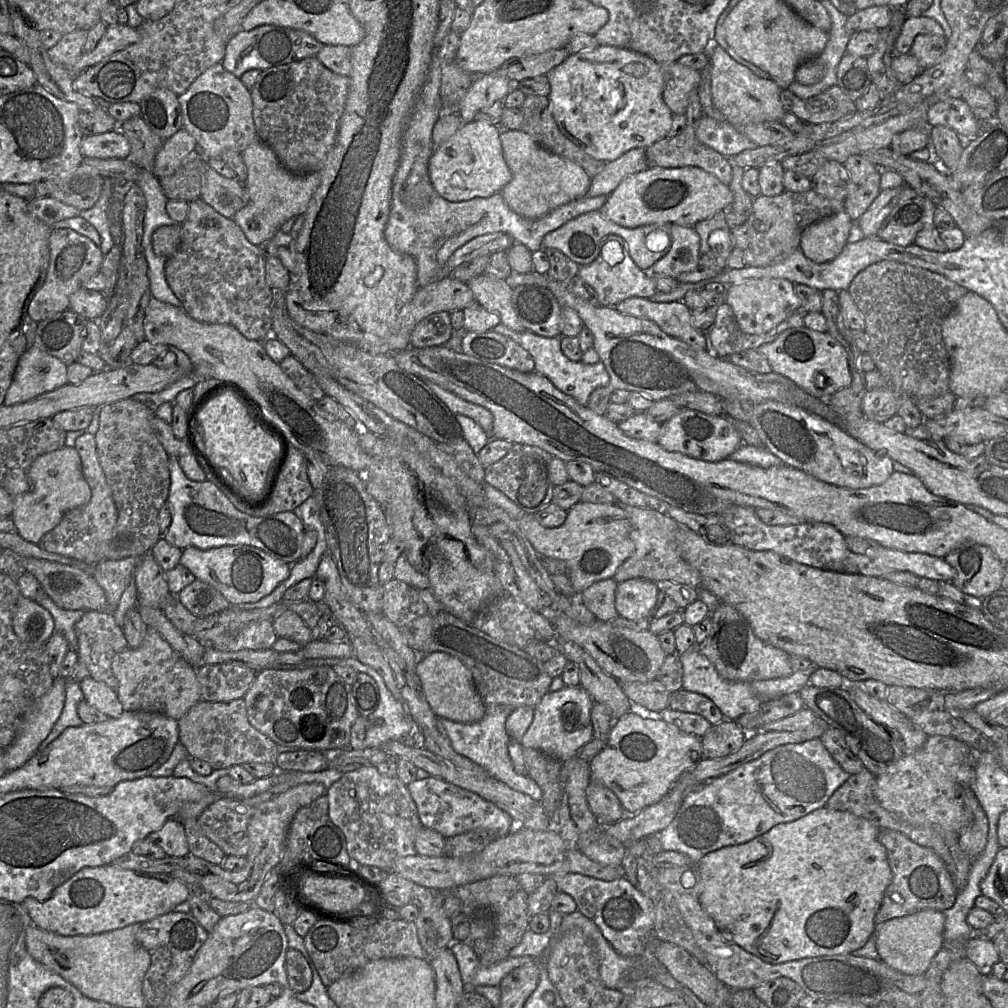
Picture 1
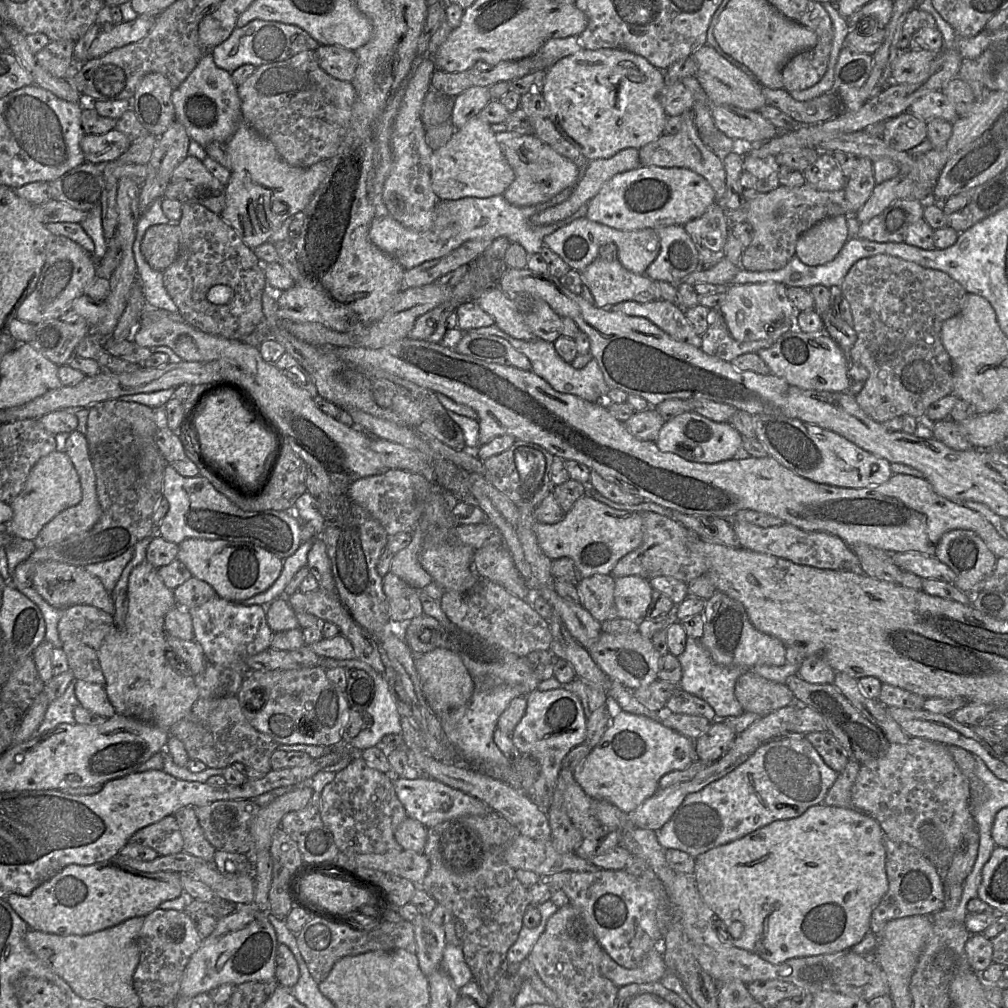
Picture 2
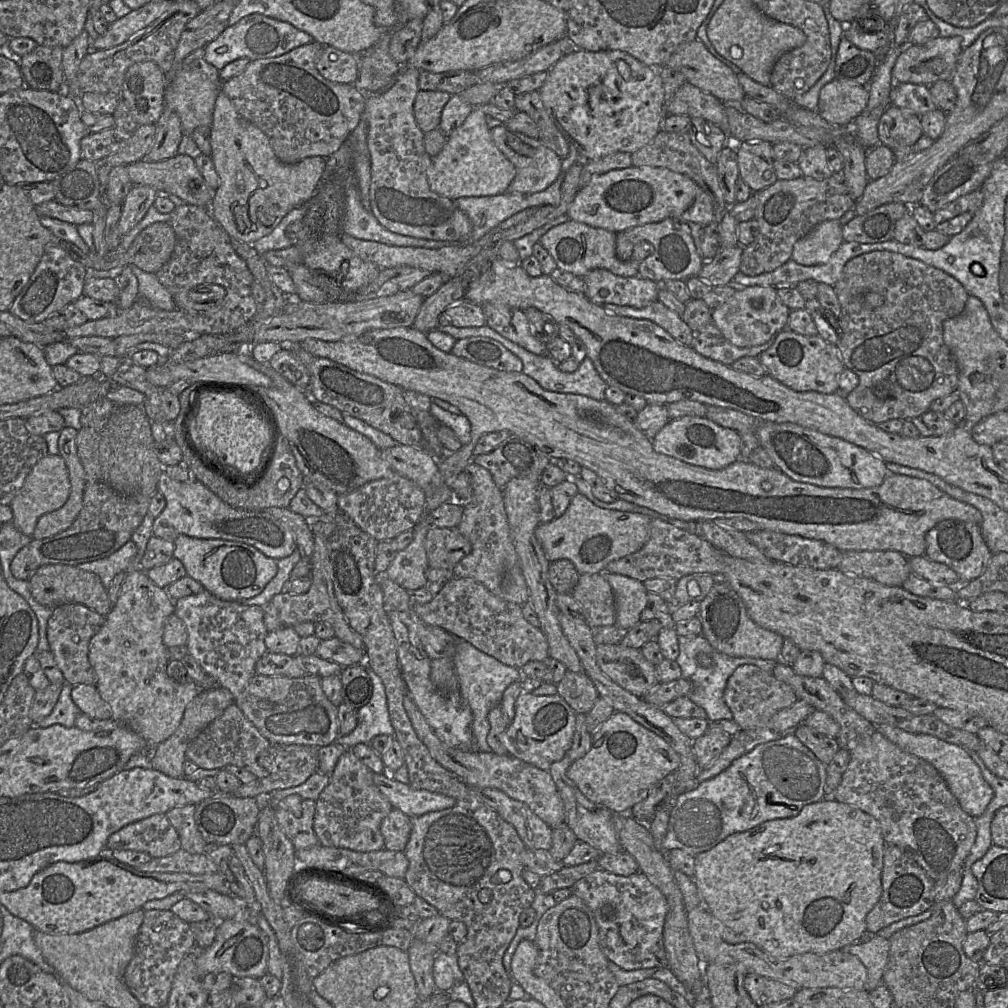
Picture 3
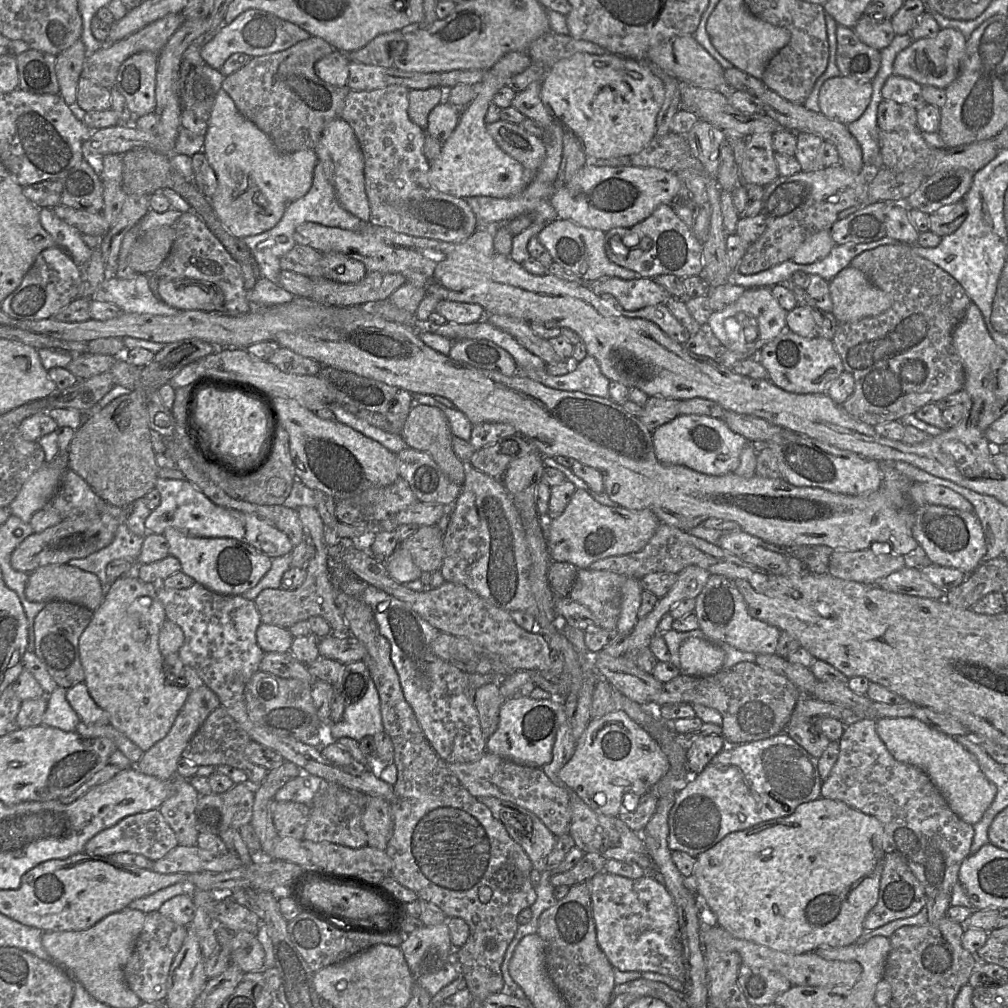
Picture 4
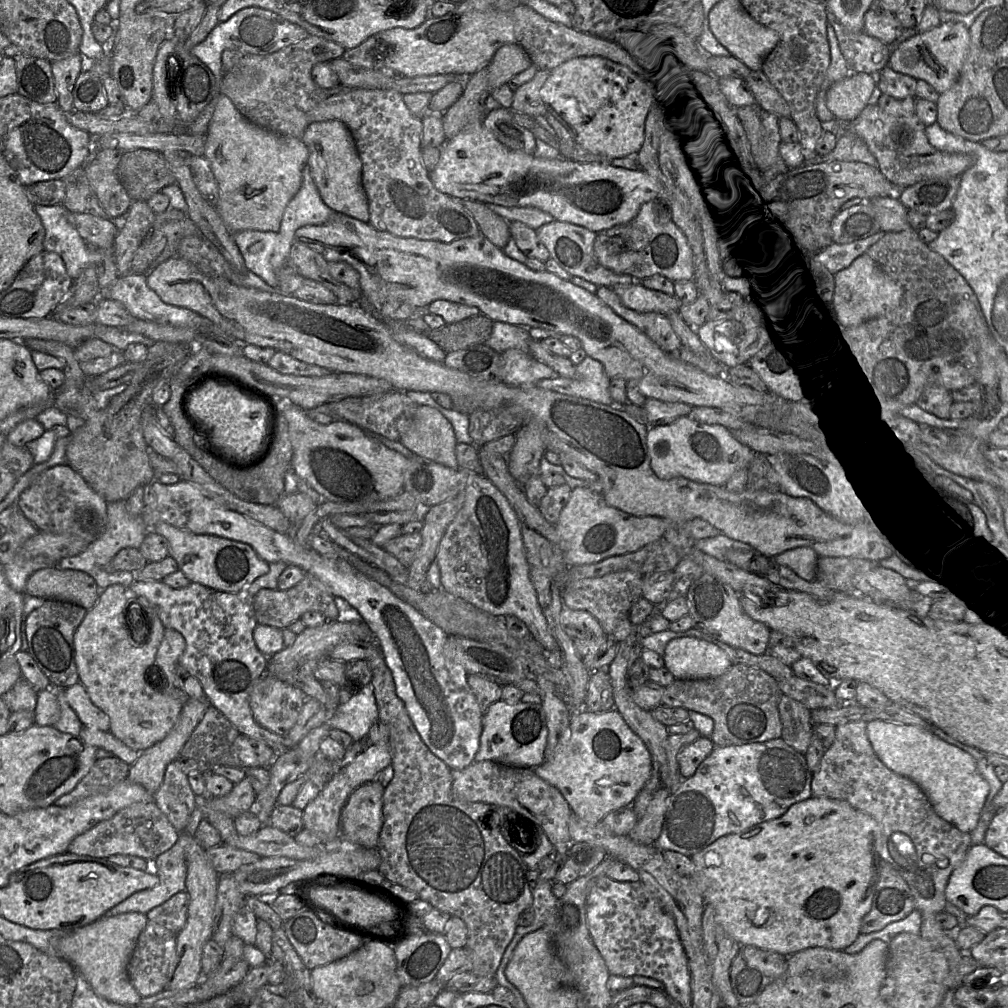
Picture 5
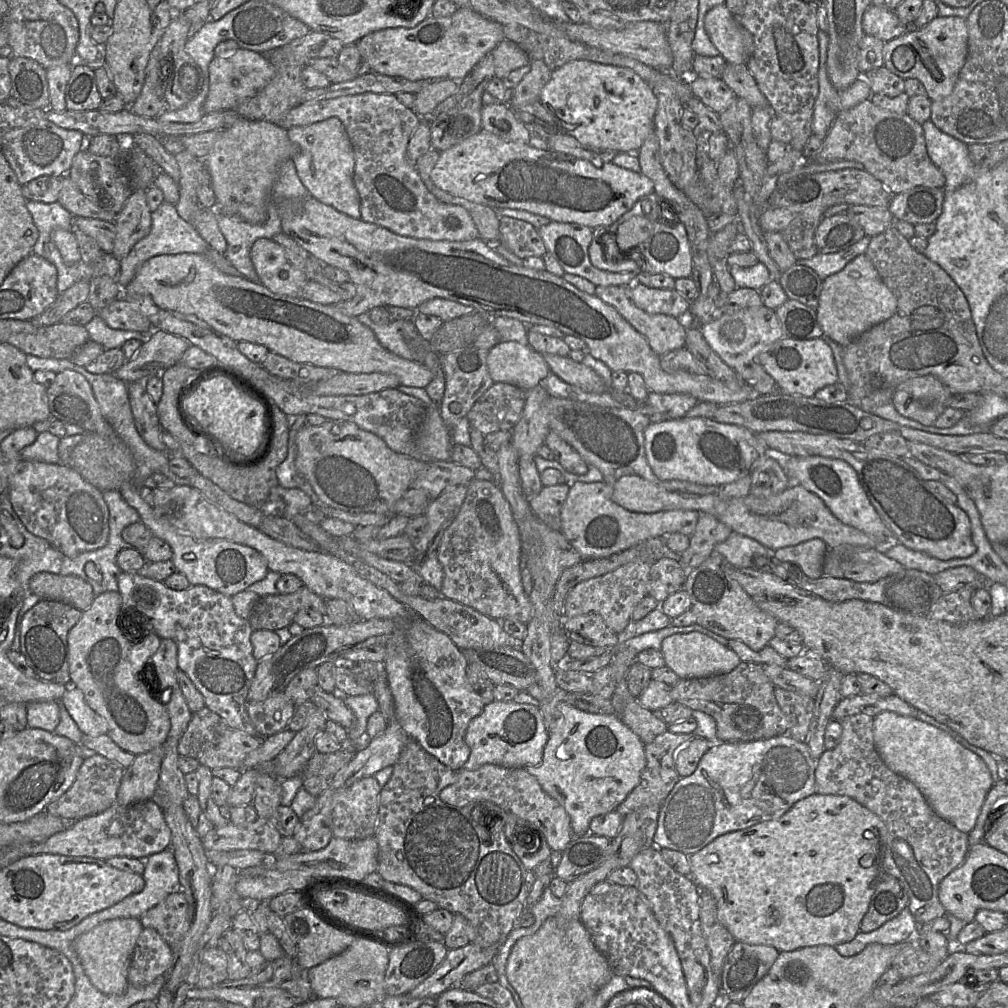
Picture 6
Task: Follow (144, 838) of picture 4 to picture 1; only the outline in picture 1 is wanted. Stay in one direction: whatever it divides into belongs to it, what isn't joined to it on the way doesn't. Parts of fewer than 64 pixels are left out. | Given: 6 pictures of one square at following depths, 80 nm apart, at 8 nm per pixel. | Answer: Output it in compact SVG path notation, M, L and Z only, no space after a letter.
M176 818L166 820L161 828L149 834L147 839L161 847L169 857L186 857L189 854L185 829Z

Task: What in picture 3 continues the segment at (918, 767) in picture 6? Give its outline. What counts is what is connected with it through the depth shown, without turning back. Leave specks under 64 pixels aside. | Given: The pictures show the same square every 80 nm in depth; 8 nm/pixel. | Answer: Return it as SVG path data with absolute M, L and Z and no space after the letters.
M882 724L877 727L890 742L931 764L943 777L949 790L968 815L977 818L984 813L994 796L994 791L985 781L979 767L966 750L934 736L910 733L889 724Z

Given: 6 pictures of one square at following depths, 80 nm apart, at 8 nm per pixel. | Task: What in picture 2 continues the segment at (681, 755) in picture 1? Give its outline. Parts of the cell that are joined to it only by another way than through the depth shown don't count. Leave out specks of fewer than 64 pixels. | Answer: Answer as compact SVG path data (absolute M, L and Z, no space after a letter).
M617 711L612 714L611 723L599 743L576 767L573 777L593 800L609 801L624 813L631 814L656 794L663 776L673 771L684 770L696 760L694 740L665 726L661 721Z

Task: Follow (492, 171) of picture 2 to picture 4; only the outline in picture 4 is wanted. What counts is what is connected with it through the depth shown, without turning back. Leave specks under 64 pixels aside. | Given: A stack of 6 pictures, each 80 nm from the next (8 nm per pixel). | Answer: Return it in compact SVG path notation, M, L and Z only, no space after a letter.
M511 51L502 56L490 69L485 71L481 82L473 85L475 87L474 99L462 109L459 122L442 144L440 155L430 164L429 182L438 191L457 198L468 198L474 196L489 196L494 198L507 198L520 194L533 180L533 174L511 156L506 154L494 141L486 130L485 115L492 103L497 91L505 86L514 76L526 70L532 61L526 51Z

